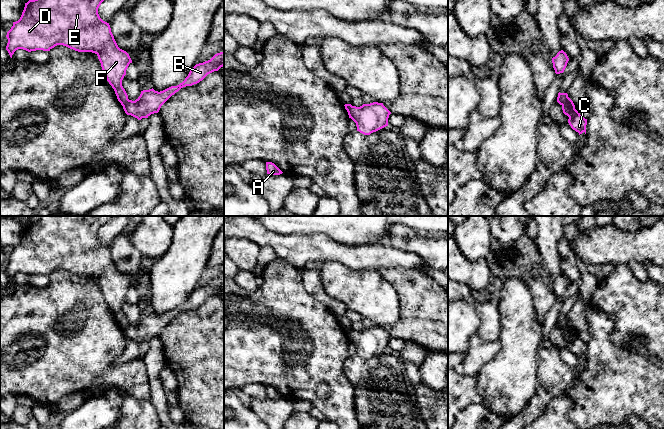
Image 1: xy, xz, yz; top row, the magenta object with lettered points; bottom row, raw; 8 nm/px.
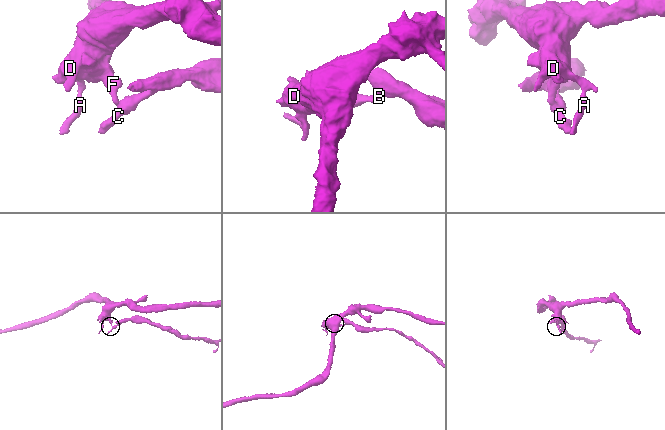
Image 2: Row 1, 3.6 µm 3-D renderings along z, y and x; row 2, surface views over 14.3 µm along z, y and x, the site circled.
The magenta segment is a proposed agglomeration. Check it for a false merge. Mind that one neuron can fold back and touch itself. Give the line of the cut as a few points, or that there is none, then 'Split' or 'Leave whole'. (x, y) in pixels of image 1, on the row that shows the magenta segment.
Split along yz (568, 97), (562, 105). Split

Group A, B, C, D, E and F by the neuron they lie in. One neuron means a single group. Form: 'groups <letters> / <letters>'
groups A D E F / B C

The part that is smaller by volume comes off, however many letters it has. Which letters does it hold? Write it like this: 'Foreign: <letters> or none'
Foreign: B, C

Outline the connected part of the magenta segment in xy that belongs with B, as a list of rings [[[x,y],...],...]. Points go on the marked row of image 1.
[[[224,51],[215,54],[210,60],[196,64],[189,72],[185,80],[177,86],[171,86],[163,91],[155,91],[153,88],[141,91],[135,100],[128,100],[123,106],[127,115],[138,120],[148,118],[151,114],[158,113],[161,106],[181,88],[192,86],[202,81],[208,74],[218,71],[224,66]]]

